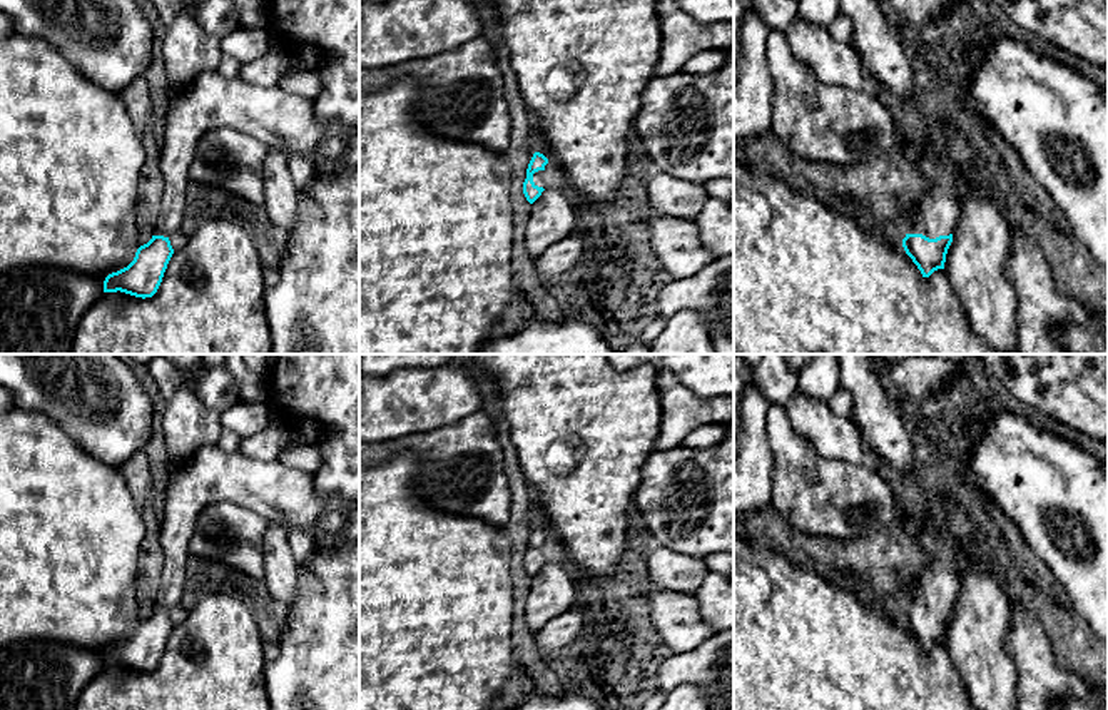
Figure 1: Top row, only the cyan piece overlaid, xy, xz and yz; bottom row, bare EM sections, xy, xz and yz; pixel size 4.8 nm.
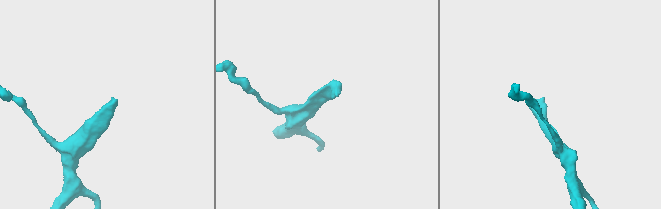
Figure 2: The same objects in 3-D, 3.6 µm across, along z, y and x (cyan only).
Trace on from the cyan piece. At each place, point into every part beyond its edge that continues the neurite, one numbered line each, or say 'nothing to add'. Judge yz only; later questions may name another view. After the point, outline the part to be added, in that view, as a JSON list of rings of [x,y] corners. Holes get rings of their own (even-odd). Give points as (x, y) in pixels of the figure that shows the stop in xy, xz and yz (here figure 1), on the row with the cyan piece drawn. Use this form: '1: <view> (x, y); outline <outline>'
1: yz (938, 212); outline [[[936,120],[924,122],[921,129],[922,152],[917,159],[917,170],[929,182],[926,195],[921,199],[919,212],[907,234],[922,234],[929,239],[949,236],[954,231],[959,204],[956,200],[956,174],[948,160],[938,152],[929,125]]]

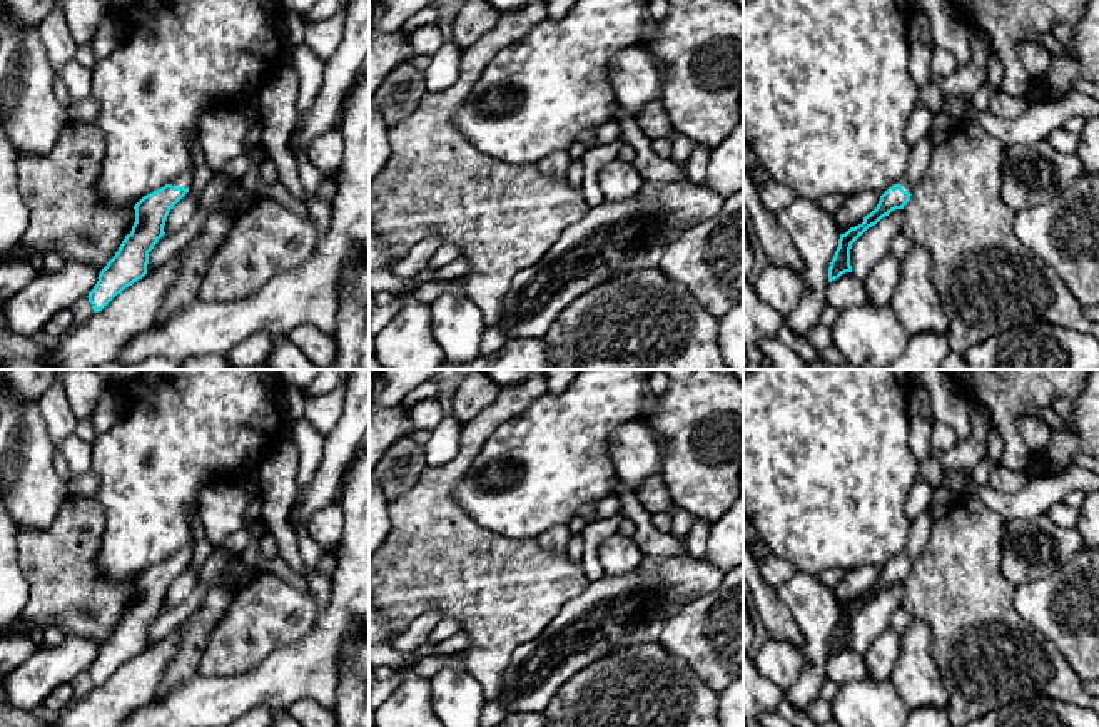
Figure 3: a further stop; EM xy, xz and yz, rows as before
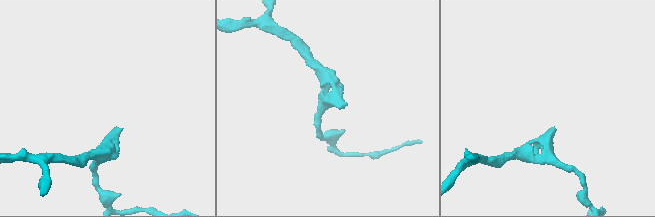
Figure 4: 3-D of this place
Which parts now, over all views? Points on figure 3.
1: xy (182, 181); outline [[[192,174],[179,175],[170,184],[174,187],[190,187],[190,184],[192,184]]]

